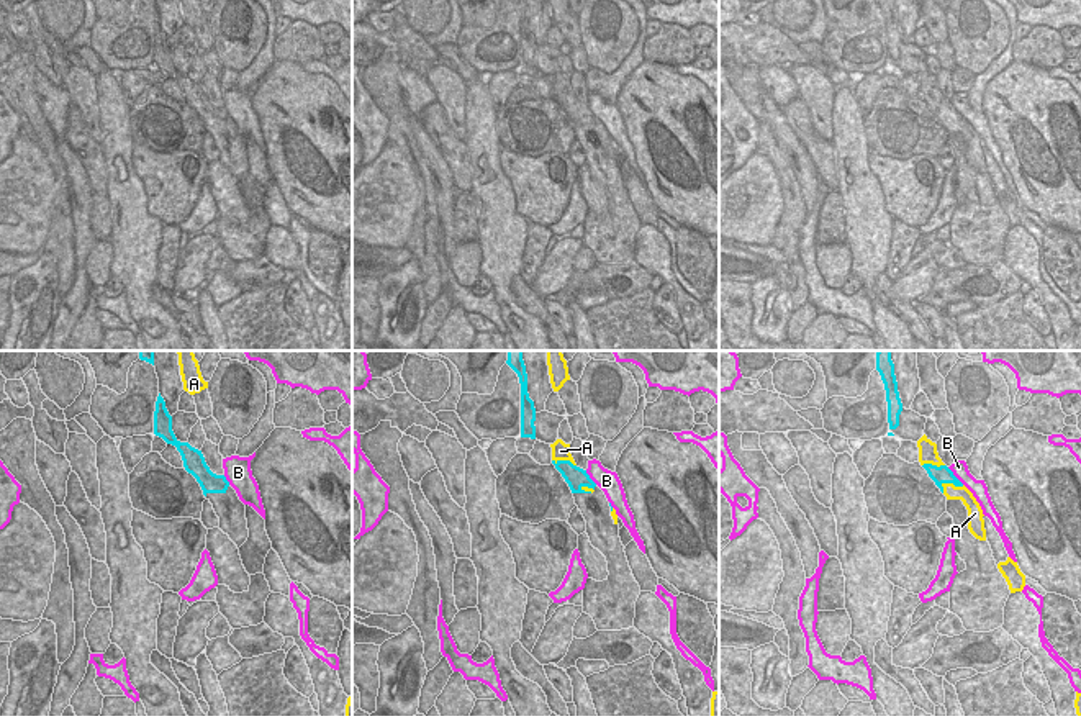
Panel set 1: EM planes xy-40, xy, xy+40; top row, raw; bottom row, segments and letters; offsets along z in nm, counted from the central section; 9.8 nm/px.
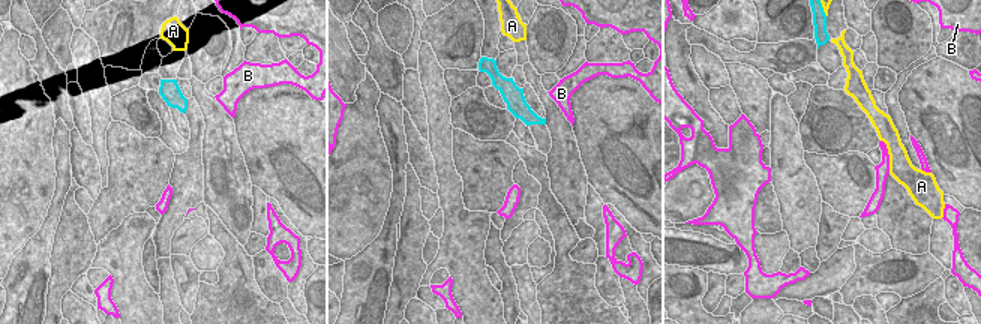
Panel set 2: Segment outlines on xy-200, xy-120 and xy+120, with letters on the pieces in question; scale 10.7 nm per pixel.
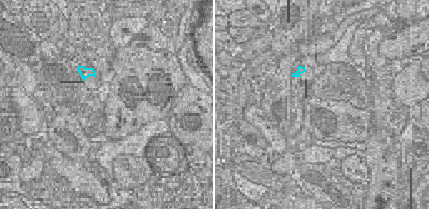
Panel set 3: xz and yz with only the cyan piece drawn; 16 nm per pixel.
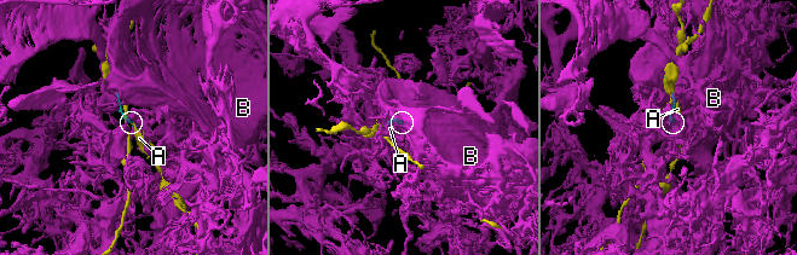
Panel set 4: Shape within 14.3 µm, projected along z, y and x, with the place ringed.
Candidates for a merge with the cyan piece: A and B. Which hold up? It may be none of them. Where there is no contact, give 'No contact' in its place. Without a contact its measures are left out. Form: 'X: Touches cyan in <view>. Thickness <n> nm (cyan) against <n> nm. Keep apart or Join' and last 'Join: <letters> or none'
A: Touches cyan in xy+40. Thickness 170 nm (cyan) against 140 nm. Keep apart
B: Touches cyan in xy+40. Thickness 170 nm (cyan) against 160 nm. Keep apart
Join: none.

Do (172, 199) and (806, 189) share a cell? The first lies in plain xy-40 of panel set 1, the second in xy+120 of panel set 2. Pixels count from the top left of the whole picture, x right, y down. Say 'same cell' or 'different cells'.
different cells

